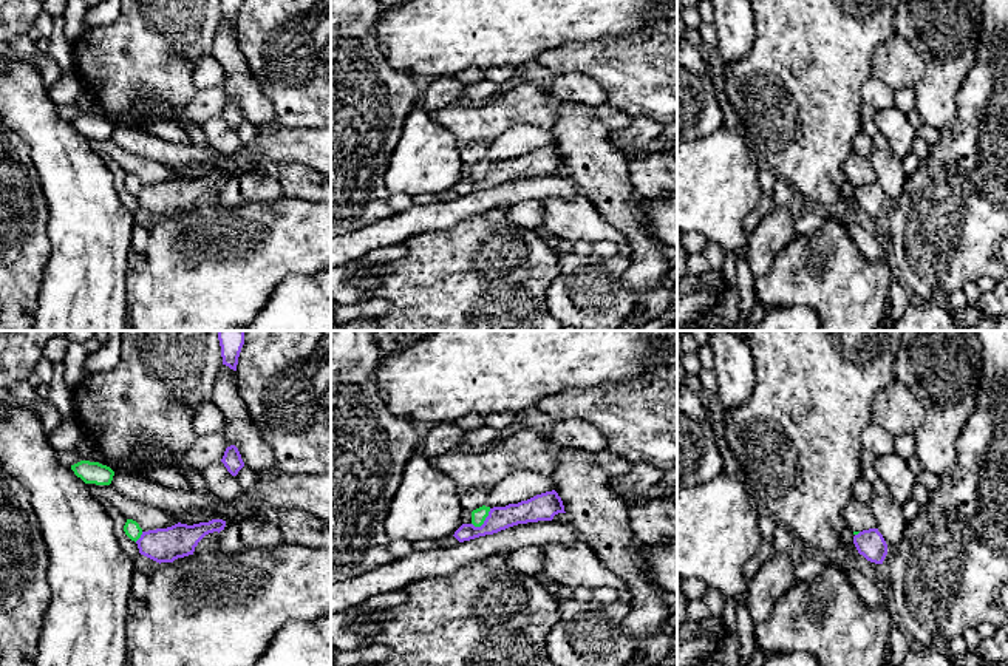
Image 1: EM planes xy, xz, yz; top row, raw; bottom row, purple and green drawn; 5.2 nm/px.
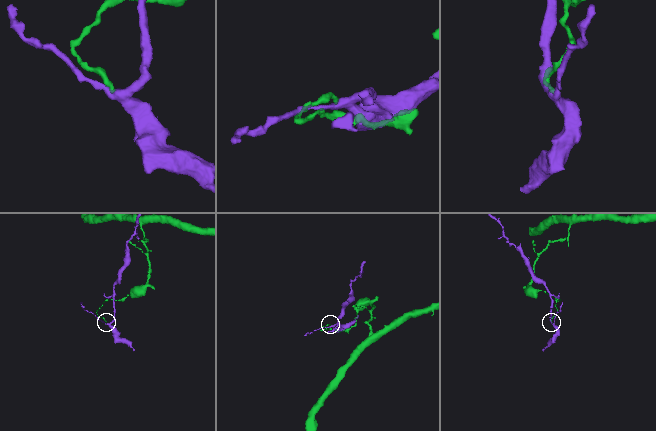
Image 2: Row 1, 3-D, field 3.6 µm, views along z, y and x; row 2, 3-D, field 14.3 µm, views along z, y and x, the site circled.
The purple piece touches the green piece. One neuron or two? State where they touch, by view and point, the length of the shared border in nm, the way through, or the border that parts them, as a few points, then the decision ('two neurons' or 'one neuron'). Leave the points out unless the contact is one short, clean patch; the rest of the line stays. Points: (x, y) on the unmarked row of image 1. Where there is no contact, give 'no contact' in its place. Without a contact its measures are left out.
xz (484, 175) | 130 nm | along xz (490, 163), (480, 180), (472, 178) | two neurons

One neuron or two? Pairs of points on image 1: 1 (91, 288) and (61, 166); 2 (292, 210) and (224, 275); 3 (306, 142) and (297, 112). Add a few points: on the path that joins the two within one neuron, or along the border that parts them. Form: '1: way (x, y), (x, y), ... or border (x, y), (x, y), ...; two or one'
1: way (90, 257), (90, 231), (81, 197); one
2: way (283, 229), (243, 265); one
3: border (275, 119), (285, 125), (314, 129); two

